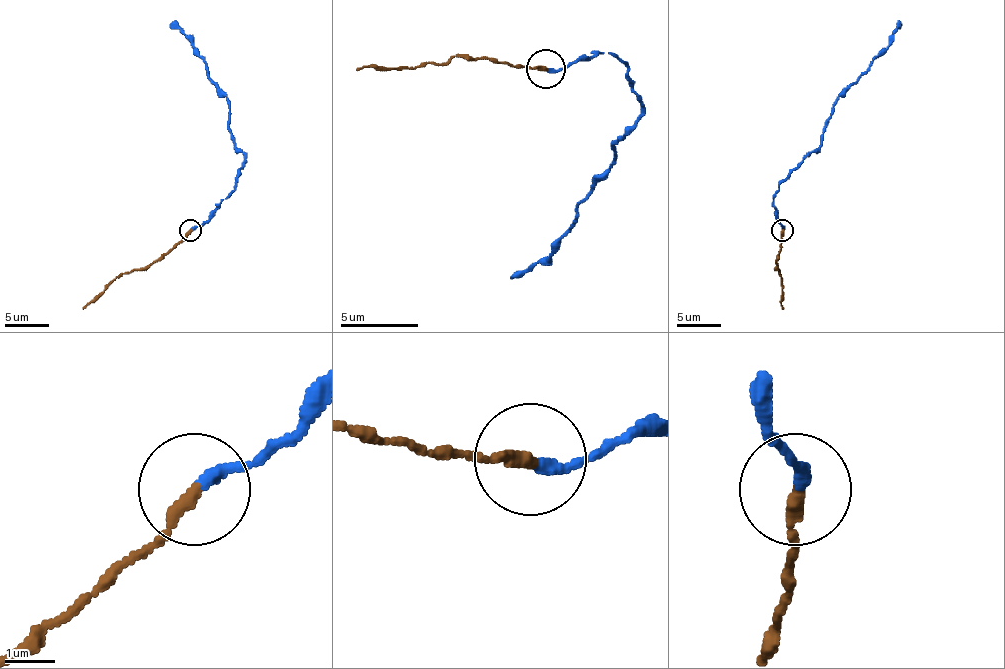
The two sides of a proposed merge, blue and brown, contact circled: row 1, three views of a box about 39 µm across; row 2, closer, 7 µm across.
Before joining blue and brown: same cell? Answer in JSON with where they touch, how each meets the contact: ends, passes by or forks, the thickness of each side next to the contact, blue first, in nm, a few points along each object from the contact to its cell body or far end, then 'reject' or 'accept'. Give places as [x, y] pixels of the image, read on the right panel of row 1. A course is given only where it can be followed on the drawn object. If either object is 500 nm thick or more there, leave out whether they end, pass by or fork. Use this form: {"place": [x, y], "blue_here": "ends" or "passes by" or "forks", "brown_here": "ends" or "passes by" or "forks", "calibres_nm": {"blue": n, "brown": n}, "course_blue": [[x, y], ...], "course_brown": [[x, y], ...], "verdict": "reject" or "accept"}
{"place": [782, 230], "blue_here": "ends", "brown_here": "ends", "calibres_nm": {"blue": 240, "brown": 280}, "course_blue": [[781, 231], [773, 195], [790, 171], [821, 145], [825, 120], [837, 101], [881, 52], [901, 21]], "course_brown": [[781, 231], [781, 248], [775, 268], [779, 273], [784, 308]], "verdict": "reject"}

